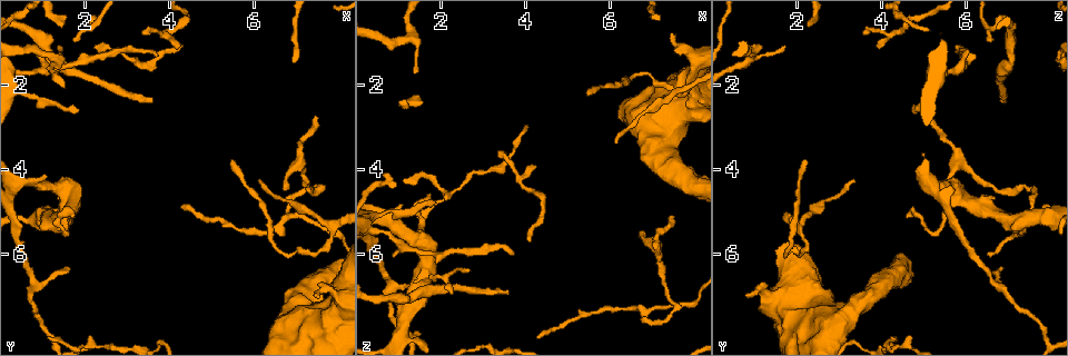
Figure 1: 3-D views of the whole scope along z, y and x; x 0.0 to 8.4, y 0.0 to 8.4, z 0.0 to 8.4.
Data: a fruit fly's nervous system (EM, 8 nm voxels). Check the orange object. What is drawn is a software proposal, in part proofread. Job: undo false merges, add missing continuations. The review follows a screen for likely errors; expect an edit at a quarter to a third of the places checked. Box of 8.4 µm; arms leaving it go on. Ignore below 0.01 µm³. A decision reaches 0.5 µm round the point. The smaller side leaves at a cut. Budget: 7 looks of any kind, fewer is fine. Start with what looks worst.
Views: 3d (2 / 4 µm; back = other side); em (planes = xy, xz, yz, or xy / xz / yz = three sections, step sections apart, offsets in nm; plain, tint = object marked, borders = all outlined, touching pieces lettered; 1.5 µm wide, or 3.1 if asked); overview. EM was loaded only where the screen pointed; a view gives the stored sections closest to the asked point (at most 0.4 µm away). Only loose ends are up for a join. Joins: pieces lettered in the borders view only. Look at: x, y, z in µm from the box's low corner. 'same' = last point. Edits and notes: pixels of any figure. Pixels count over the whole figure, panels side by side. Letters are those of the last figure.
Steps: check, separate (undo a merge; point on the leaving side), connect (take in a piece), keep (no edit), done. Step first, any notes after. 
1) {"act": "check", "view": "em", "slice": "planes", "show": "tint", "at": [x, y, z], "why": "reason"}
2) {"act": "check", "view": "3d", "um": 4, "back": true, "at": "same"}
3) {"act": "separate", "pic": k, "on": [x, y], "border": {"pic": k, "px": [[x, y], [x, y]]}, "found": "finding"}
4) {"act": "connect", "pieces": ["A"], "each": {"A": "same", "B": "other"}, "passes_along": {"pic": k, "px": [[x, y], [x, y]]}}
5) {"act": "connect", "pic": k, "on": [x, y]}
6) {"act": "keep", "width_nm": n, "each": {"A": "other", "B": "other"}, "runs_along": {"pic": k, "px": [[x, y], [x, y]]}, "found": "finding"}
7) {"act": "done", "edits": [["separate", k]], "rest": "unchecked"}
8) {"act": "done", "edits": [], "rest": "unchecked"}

{"act": "check", "view": "em", "slice": "yz", "step": 8, "show": "borders", "at": [7.45, 6.95, 0.80], "why": "thin end"}

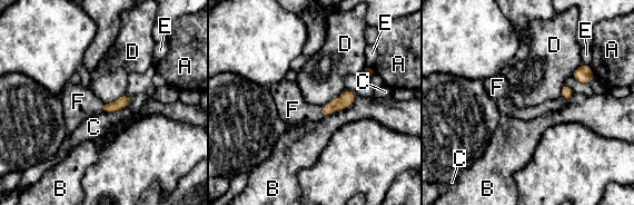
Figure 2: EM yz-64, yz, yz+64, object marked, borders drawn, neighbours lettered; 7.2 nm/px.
{"act": "check", "view": "em", "slice": "planes", "show": "borders", "at": "same", "why": "cut it another way"}

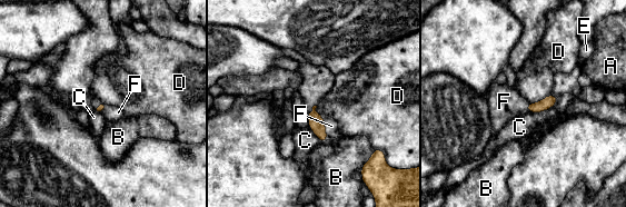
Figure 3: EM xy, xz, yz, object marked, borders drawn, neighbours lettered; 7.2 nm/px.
{"act": "connect", "pieces": ["F"], "each": {"A": "other", "B": "other", "C": "other", "D": "other", "E": "other", "F": "same"}, "passes_along": {"pic": 3, "px": [[317, 124], [324, 127], [331, 126]]}, "found": "it goes on there"}

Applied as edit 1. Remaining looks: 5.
{"act": "check", "view": "3d", "um": 4, "at": [1.75, 5.10, 4.60], "why": "an open end"}

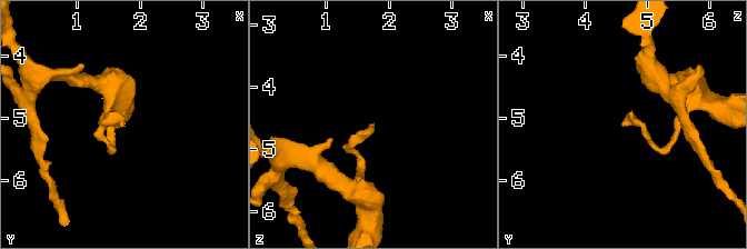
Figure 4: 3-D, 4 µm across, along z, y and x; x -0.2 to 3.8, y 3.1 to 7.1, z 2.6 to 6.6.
{"act": "check", "view": "em", "slice": "planes", "show": "tint", "at": [1.70, 5.10, 4.60], "why": "need the tissue"}

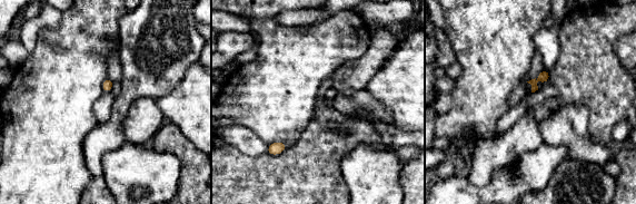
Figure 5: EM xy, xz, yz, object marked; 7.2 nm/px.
{"act": "check", "view": "em", "slice": "planes", "show": "borders", "at": "same", "why": "see the neighbours"}

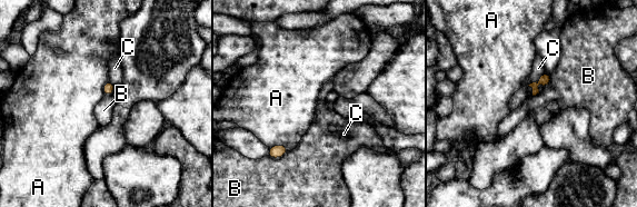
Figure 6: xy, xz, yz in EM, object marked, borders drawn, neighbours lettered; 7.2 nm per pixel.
{"act": "keep", "longest_contact_nm": ["C", 160], "each": {"A": "other", "B": "other", "C": "other"}, "border": {"pic": 6, "px": [[269, 148], [284, 145], [288, 150]]}, "found": "no lettered piece goes on from it"}

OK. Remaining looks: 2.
{"act": "check", "view": "3d", "um": 4, "at": [3.35, 0.80, 3.60], "why": "free end"}

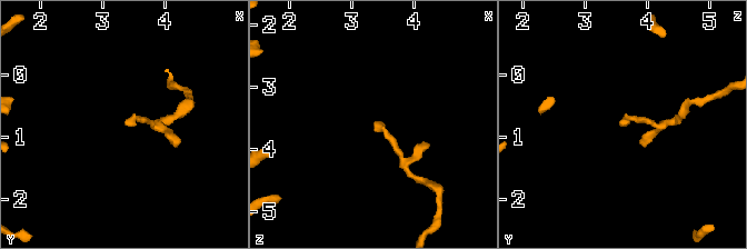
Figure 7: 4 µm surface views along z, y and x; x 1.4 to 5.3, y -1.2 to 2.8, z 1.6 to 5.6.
{"act": "check", "view": "em", "slice": "planes", "show": "borders", "at": [3.35, 0.80, 3.65], "why": "now the EM"}

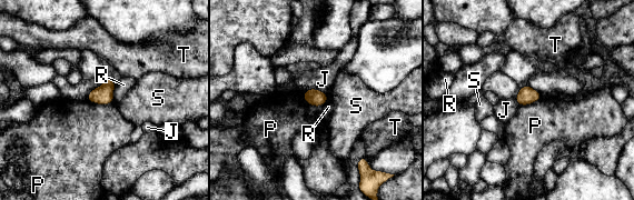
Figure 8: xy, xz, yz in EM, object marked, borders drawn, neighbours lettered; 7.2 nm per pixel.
{"act": "keep", "each": {"J": "other", "P": "other", "R": "other", "S": "other", "T": "other"}, "border": {"pic": 8, "px": [[301, 96], [310, 104], [324, 103]]}, "found": "no lettered piece goes on from it"}

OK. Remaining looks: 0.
{"act": "done", "edits": [["connect", 3]], "rest": "unchecked"}

